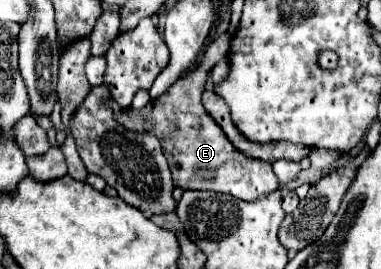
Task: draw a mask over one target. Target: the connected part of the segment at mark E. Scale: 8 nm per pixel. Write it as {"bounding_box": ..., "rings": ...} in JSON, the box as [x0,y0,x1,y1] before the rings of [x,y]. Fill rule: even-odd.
{"bounding_box":[114,34,278,202],"rings":[[[220,34],[206,48],[204,58],[194,72],[180,78],[180,82],[174,82],[160,98],[150,100],[142,110],[128,108],[116,114],[114,118],[132,132],[148,132],[160,140],[176,188],[214,190],[252,202],[262,194],[274,192],[278,188],[278,178],[274,176],[270,162],[248,158],[238,148],[232,146],[232,142],[226,138],[220,126],[216,126],[216,122],[212,122],[212,118],[206,114],[198,94],[204,92],[208,70],[228,54],[228,48],[230,48],[228,34]],[[174,94],[176,94],[176,102],[174,102]]]}

